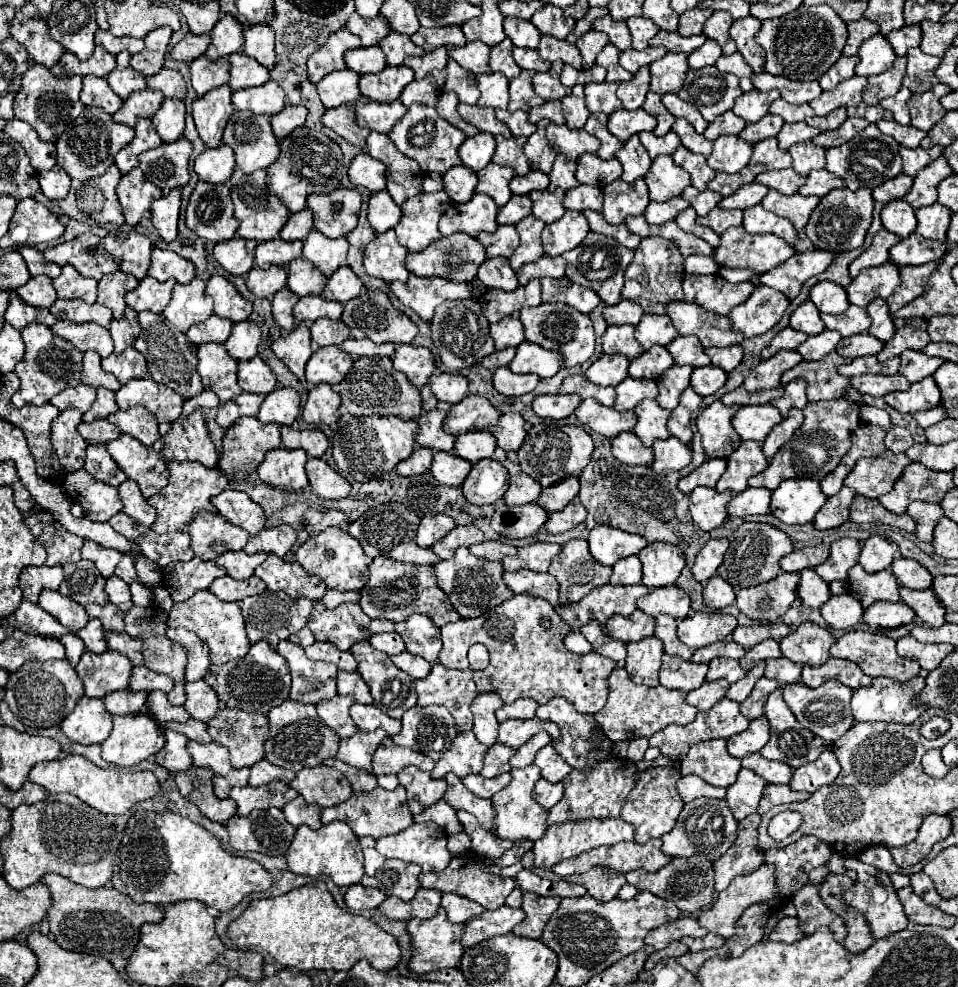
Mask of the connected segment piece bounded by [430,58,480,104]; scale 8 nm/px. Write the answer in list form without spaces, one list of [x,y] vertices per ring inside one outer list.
[[[452,58],[448,60],[444,70],[432,70],[430,74],[434,76],[438,90],[456,92],[460,102],[476,104],[476,100],[480,98],[480,92],[476,90],[476,76],[468,74],[468,70],[464,70],[458,62],[452,62]]]

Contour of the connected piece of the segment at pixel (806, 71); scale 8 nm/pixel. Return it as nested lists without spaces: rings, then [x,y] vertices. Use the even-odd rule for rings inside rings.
[[[798,6],[794,12],[784,14],[774,20],[764,20],[762,30],[756,36],[756,42],[760,42],[766,50],[766,72],[784,76],[790,80],[818,80],[824,72],[830,70],[830,66],[842,56],[842,48],[846,44],[848,32],[844,20],[838,18],[838,14],[826,6]]]

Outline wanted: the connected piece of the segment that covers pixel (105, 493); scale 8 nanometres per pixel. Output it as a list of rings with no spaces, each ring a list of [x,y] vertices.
[[[84,470],[66,474],[64,490],[72,502],[84,508],[86,518],[90,518],[92,522],[108,522],[122,510],[118,490],[114,486],[88,478]]]

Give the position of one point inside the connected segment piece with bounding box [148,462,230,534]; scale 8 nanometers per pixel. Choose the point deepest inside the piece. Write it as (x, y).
(190, 486)

